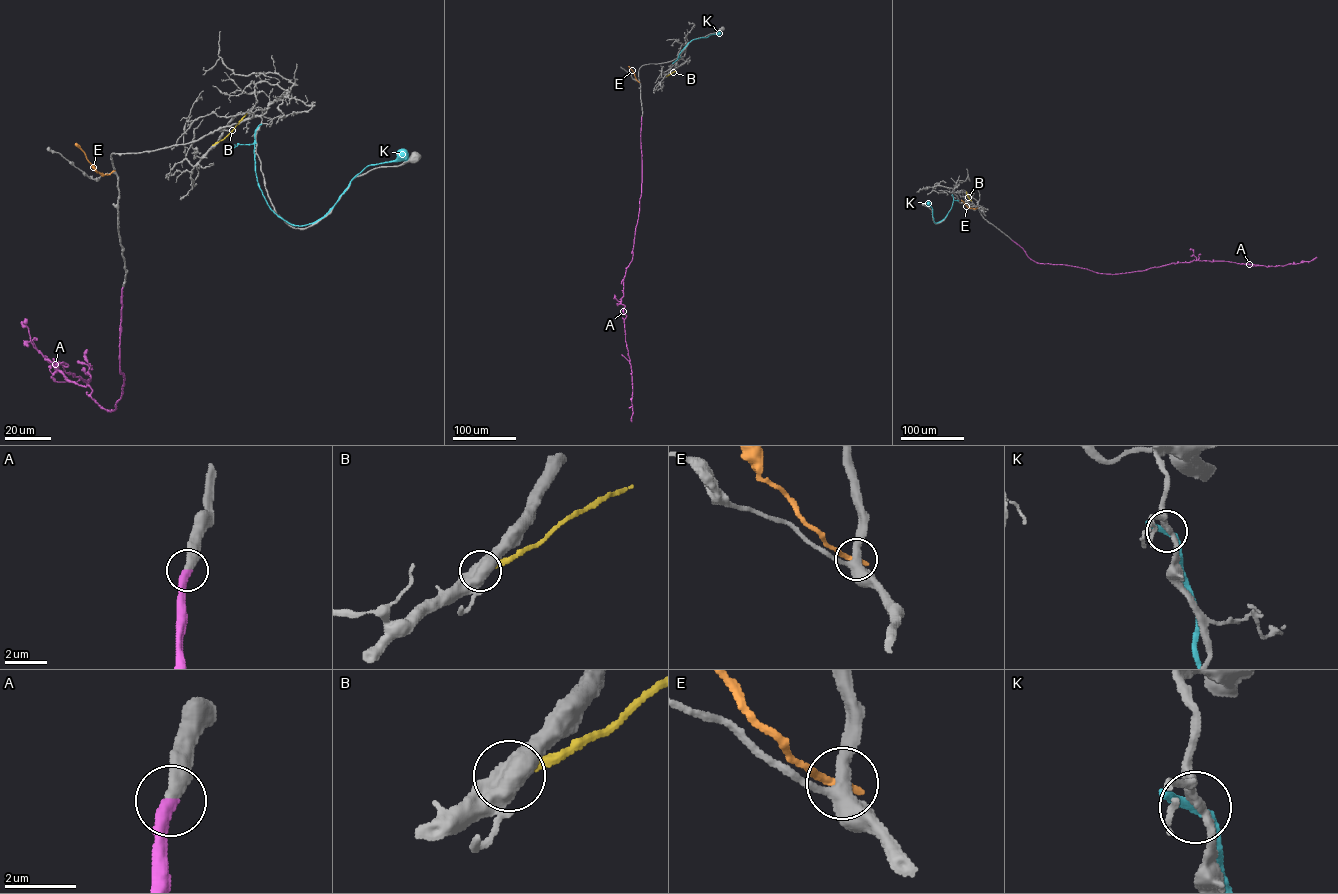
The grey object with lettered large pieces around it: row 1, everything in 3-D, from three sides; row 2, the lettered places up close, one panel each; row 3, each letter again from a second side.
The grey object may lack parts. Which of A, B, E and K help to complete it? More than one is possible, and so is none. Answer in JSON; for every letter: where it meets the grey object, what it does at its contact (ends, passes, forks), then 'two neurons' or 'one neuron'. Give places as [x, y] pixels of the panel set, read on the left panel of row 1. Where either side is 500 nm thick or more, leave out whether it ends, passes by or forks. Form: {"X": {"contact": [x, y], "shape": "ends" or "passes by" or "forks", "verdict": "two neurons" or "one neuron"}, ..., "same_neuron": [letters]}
{"A": {"contact": [122, 288], "shape": "ends", "verdict": "one neuron"}, "B": {"contact": [214, 144], "verdict": "two neurons"}, "E": {"contact": [113, 171], "shape": "ends", "verdict": "two neurons"}, "K": {"contact": [259, 125], "shape": "passes by", "verdict": "two neurons"}, "same_neuron": ["A"]}

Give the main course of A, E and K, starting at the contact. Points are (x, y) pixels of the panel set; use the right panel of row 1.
A: (1012, 240), (1038, 263), (1067, 265), (1111, 274), (1194, 260), (1269, 266), (1310, 261), (1317, 257)
E: (977, 207), (968, 208), (961, 200)
K: (952, 195), (951, 207), (938, 222), (934, 222), (928, 202)

